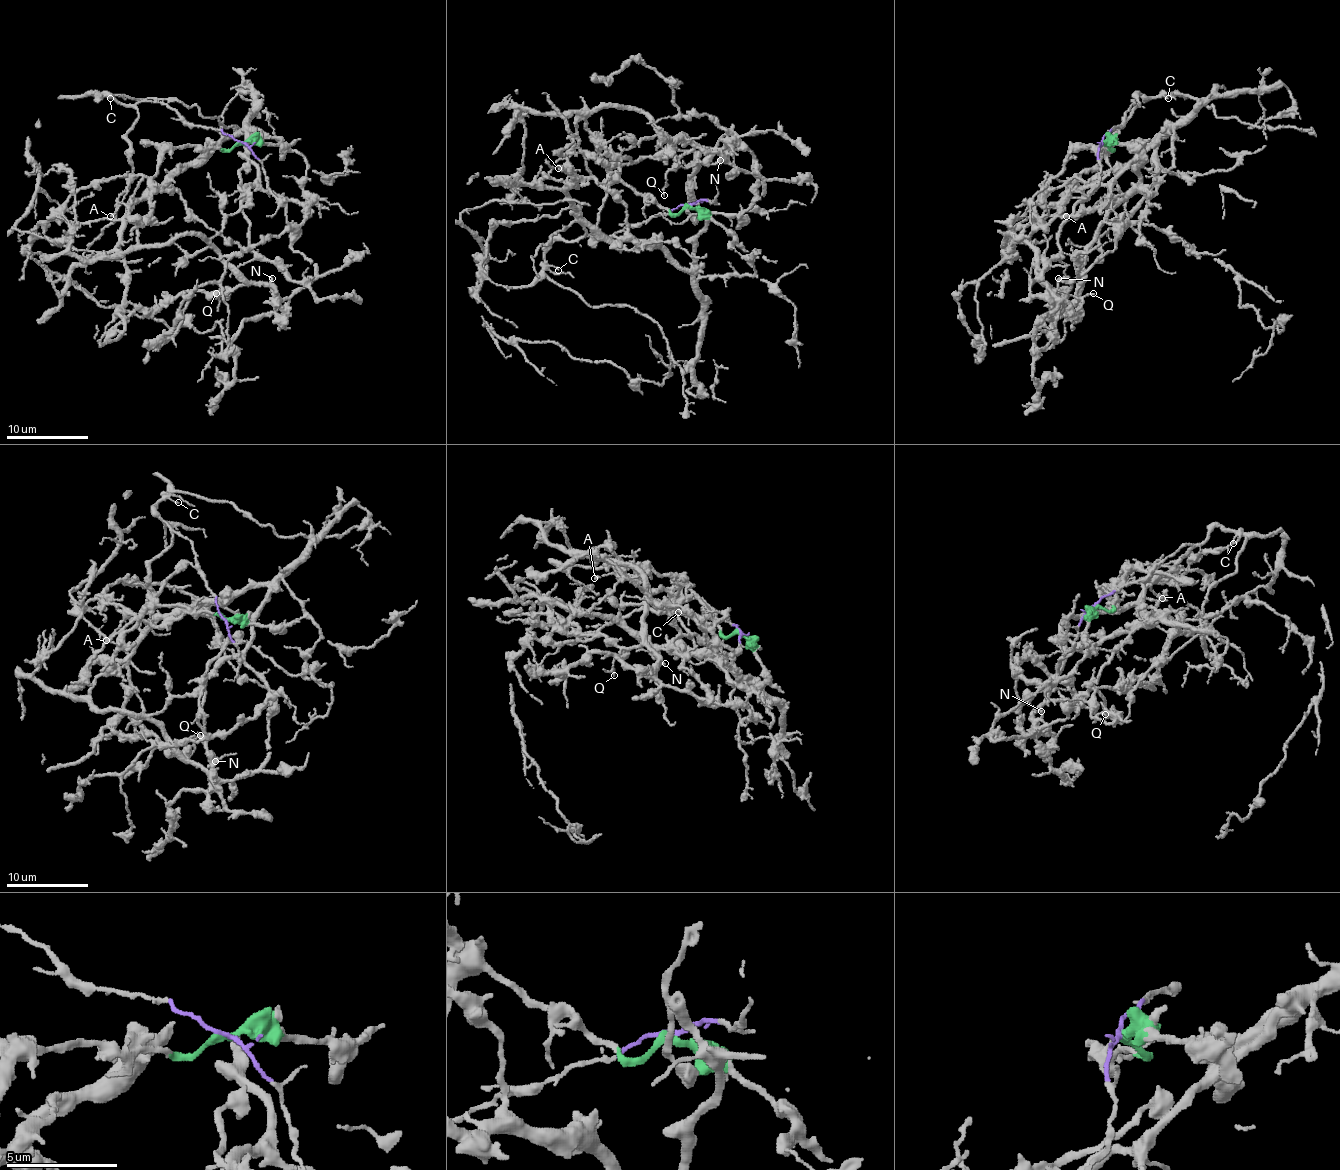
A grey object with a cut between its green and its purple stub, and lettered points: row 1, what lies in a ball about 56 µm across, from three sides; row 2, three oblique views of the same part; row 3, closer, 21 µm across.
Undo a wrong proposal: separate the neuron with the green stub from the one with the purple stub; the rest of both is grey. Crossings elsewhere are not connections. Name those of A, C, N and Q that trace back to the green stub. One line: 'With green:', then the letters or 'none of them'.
With green: N, Q

